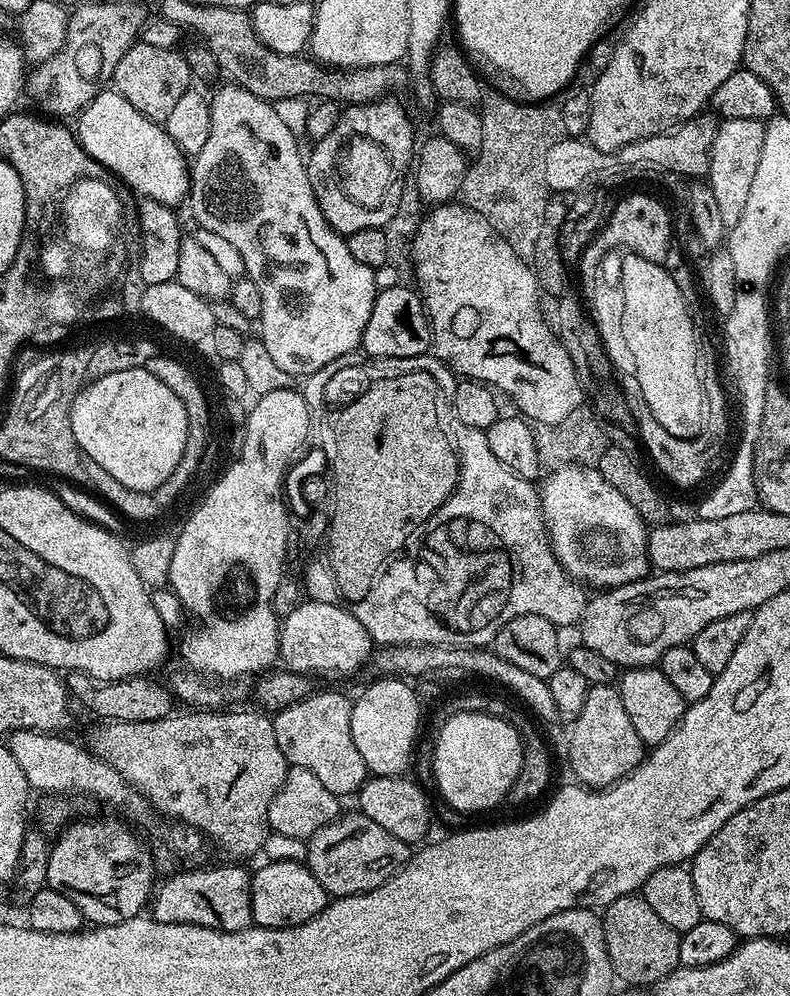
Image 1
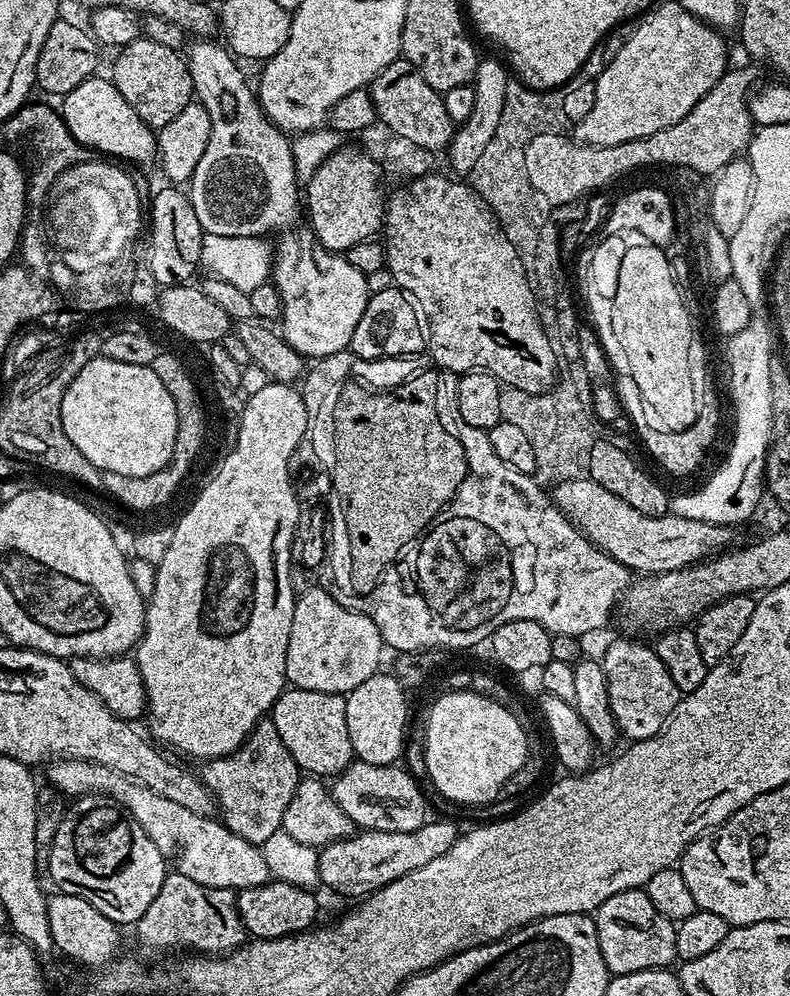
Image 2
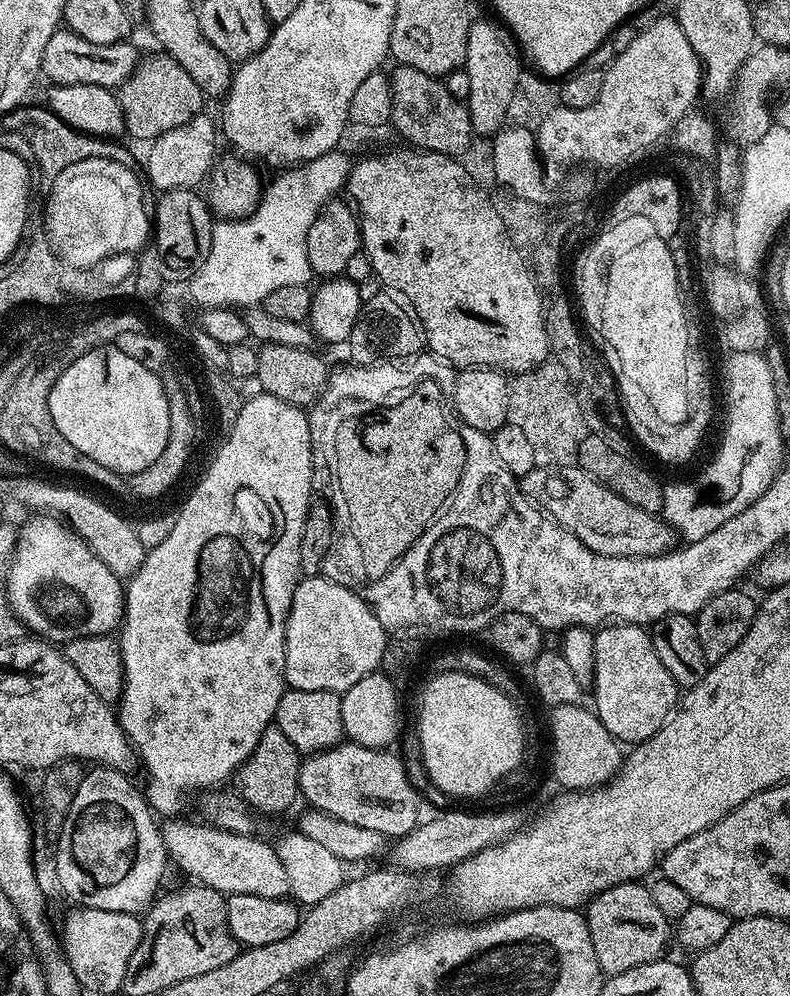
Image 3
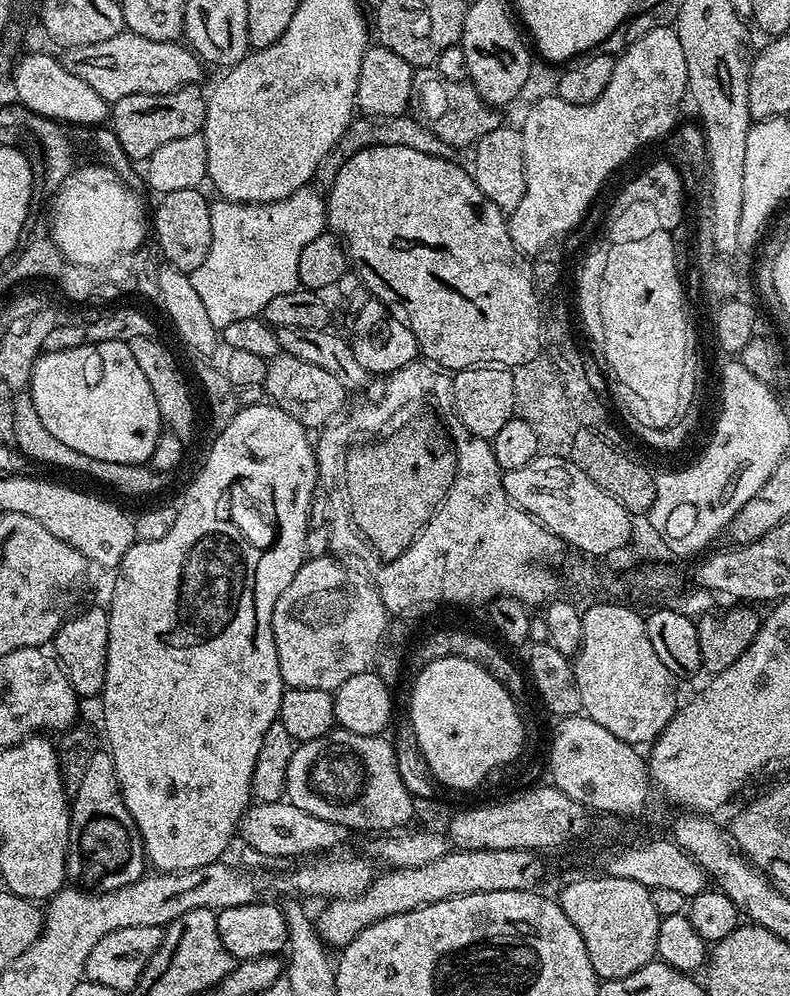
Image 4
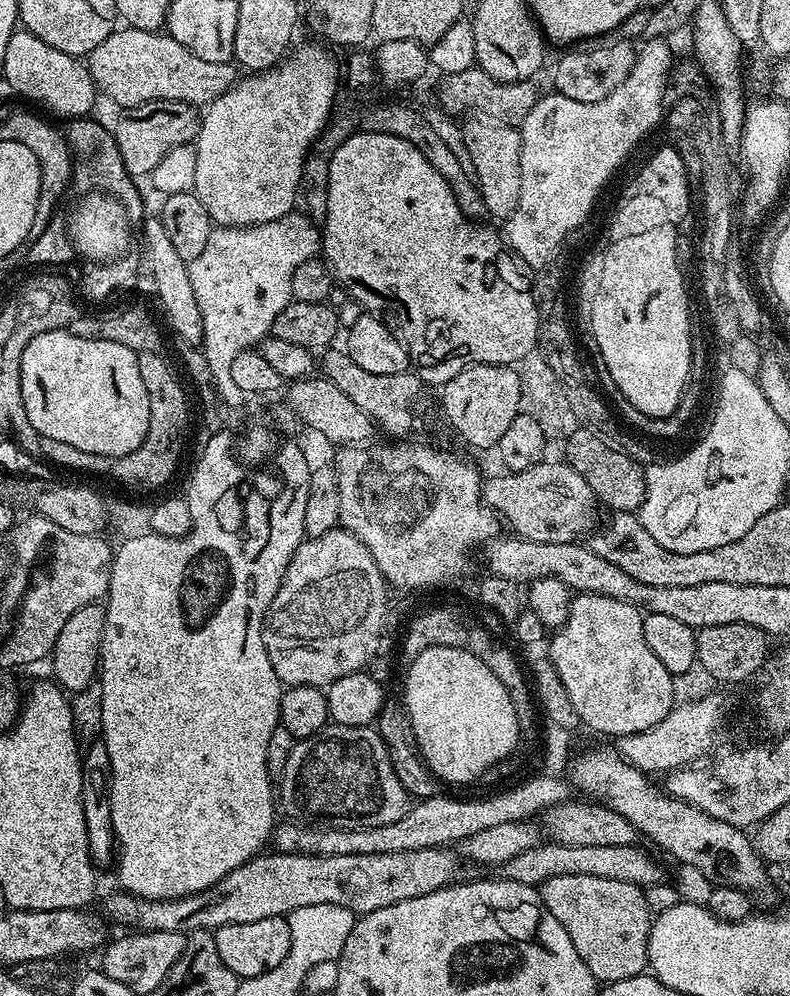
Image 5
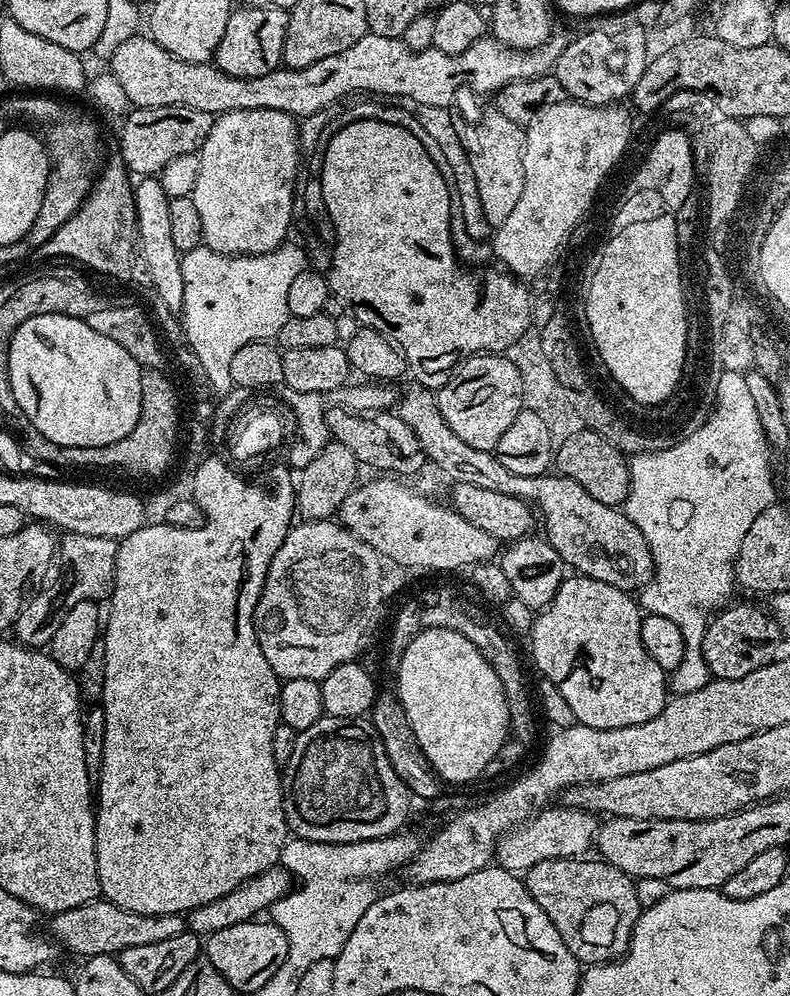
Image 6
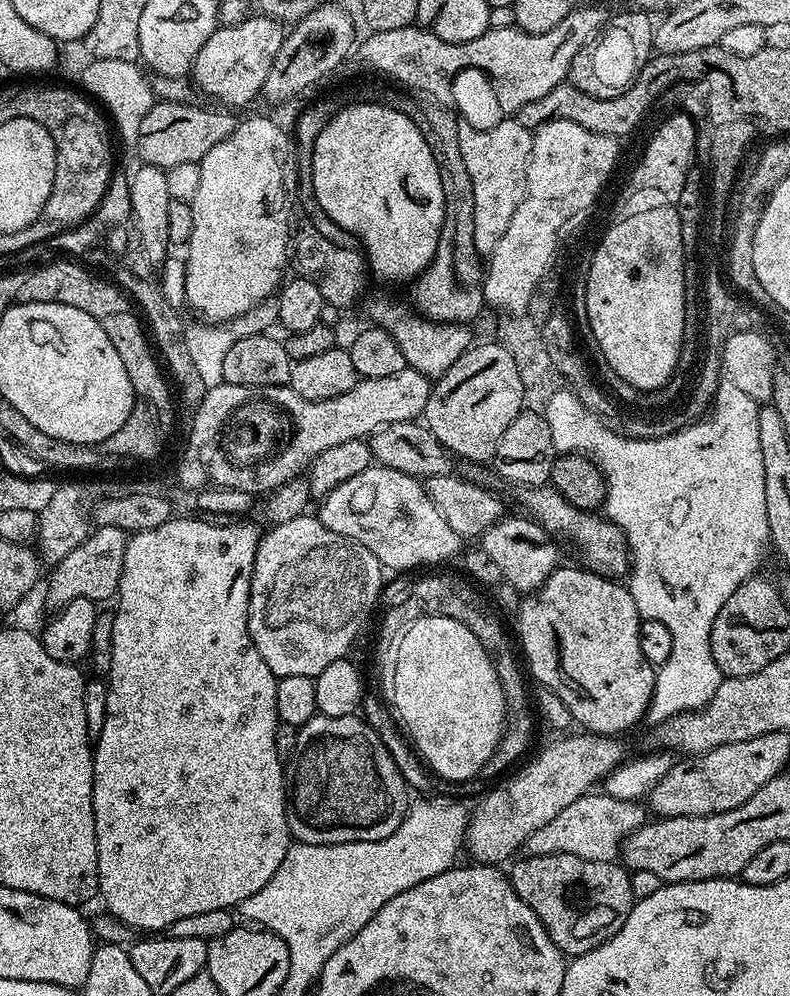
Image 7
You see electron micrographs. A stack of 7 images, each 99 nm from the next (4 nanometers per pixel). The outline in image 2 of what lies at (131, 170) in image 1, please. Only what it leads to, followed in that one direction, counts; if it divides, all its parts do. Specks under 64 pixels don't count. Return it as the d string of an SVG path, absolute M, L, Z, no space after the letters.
M97 74L89 80L83 80L59 101L58 112L63 117L65 126L78 142L93 153L105 152L105 157L115 158L120 162L129 160L132 164L144 164L147 160L155 161L156 132L149 128L146 122L142 122L138 114L134 114L134 106L130 106L130 102L126 102L126 98L118 94L111 79L104 77L103 80L102 76Z

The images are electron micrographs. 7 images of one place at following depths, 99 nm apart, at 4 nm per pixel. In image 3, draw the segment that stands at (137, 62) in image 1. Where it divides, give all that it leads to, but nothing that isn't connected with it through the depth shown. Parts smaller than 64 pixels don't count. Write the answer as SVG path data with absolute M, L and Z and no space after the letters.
M159 55L150 60L141 59L132 77L118 89L120 109L124 115L124 132L143 142L157 140L168 130L190 122L190 118L205 111L206 97L198 82L194 82L194 78L190 78L190 74L178 66L173 56Z

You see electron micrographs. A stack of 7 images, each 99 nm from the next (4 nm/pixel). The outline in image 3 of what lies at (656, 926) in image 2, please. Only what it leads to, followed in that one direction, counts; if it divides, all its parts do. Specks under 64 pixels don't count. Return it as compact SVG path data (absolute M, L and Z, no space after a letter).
M640 882L619 884L597 893L586 905L590 942L594 942L594 954L600 963L601 973L608 976L617 976L619 972L649 964L665 955L668 936L670 940L670 922L662 910L654 906L651 891L642 885Z

